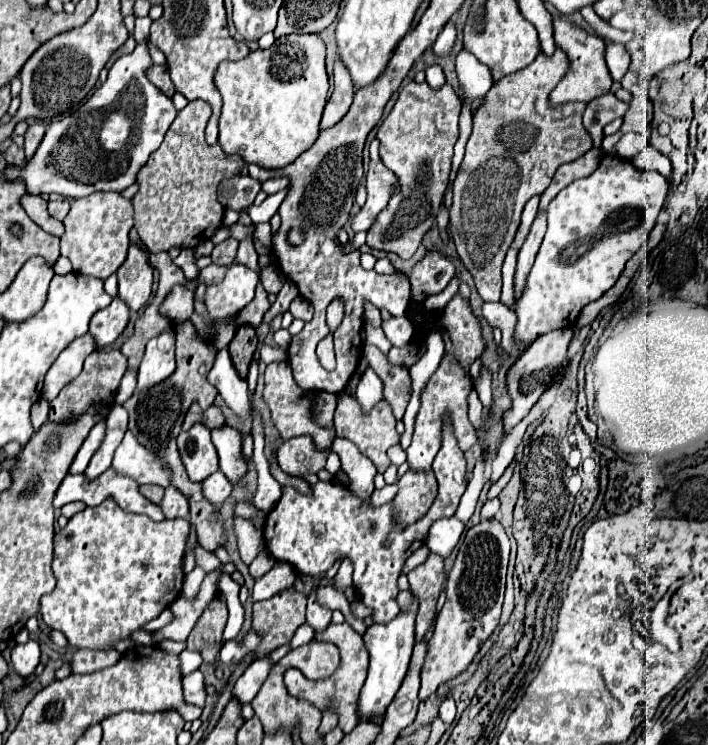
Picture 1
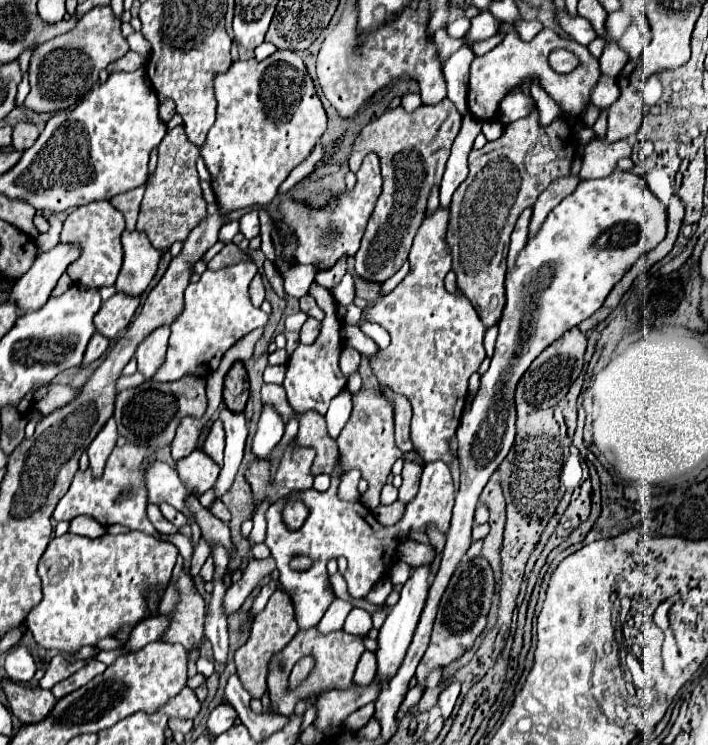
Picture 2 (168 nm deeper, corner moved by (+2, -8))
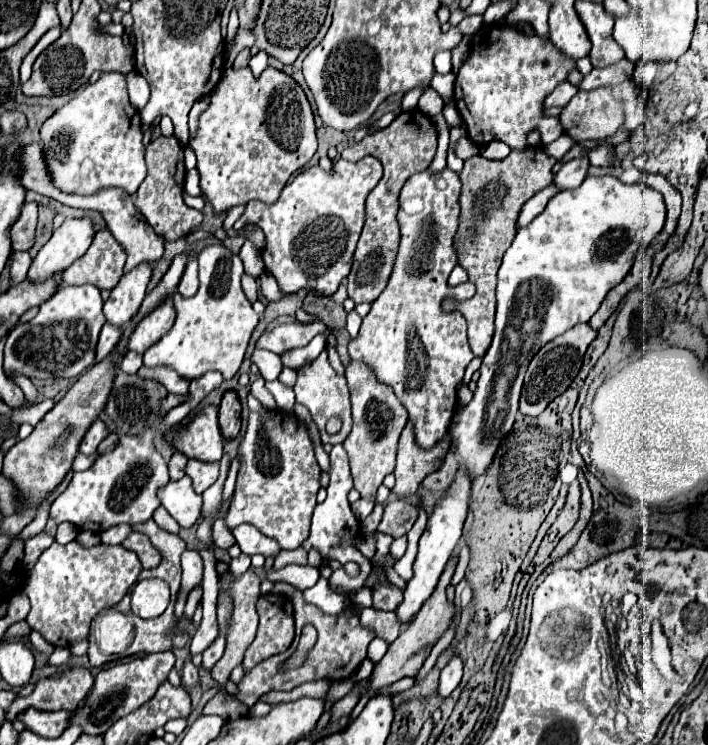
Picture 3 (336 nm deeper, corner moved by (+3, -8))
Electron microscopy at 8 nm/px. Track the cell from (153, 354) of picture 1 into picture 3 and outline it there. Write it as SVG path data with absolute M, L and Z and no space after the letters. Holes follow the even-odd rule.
M168 298L136 326L136 330L132 332L128 340L128 350L138 352L138 354L146 352L146 348L150 348L154 340L162 340L162 336L170 332L174 318L176 318L176 312L172 306L172 298Z

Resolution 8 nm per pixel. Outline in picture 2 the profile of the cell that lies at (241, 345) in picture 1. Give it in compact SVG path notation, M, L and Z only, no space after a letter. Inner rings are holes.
M235 362L233 368L225 376L225 388L223 388L223 402L227 410L239 414L245 410L245 404L249 400L249 380L245 366L241 362Z

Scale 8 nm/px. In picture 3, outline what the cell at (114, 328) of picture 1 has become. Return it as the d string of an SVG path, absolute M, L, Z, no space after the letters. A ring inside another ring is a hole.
M140 264L122 276L122 280L114 286L110 298L104 302L104 318L108 324L116 324L120 328L132 320L144 300L150 276L152 264Z

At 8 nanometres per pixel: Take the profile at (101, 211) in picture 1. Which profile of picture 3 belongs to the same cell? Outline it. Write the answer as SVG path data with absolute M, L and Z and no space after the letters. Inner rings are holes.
M108 228L94 234L94 242L88 252L64 270L64 284L92 284L100 290L112 290L122 278L126 252L114 240Z

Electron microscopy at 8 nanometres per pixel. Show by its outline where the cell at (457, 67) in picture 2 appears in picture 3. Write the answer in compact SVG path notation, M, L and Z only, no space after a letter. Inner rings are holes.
M449 50L438 52L434 57L433 63L434 66L436 66L436 70L438 70L438 74L448 74L448 72L452 72Z

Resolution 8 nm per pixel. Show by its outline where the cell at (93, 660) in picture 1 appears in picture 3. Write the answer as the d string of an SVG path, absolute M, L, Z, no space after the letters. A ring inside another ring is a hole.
M68 668L60 678L38 680L36 690L26 698L16 698L6 712L8 720L14 720L20 712L34 706L38 710L74 710L94 684L94 676L88 668Z

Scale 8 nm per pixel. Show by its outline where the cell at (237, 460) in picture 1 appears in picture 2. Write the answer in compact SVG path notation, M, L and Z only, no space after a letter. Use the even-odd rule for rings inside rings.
M215 420L213 428L209 428L209 434L207 434L201 450L221 466L223 464L223 444L225 444L223 424L221 424L221 420Z

